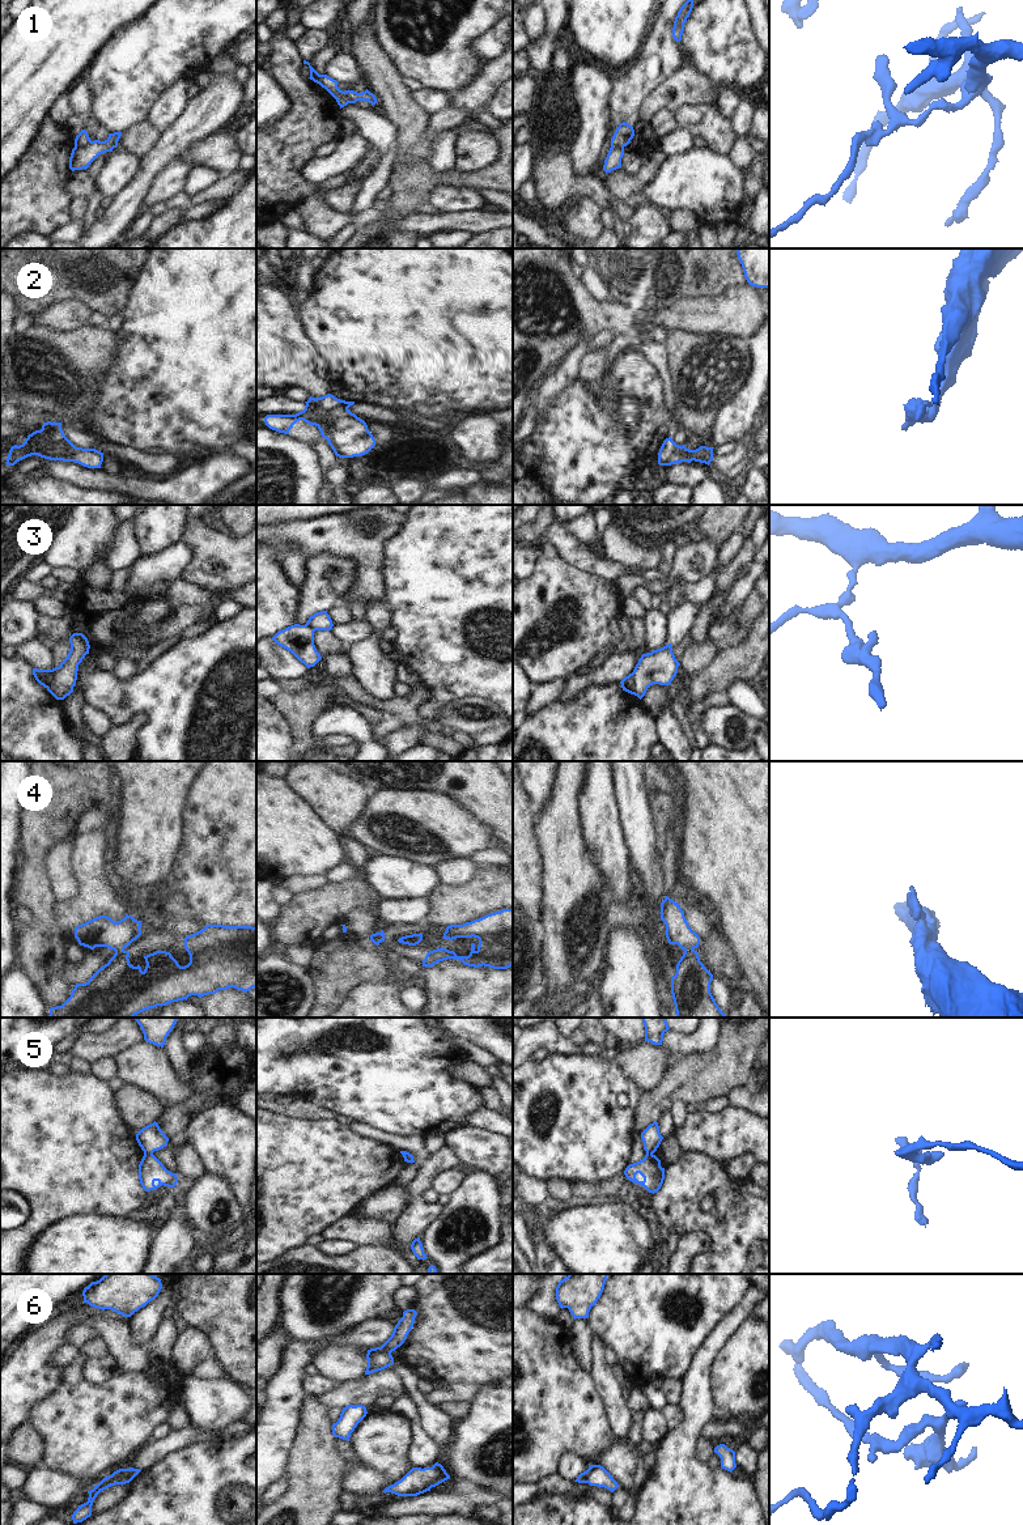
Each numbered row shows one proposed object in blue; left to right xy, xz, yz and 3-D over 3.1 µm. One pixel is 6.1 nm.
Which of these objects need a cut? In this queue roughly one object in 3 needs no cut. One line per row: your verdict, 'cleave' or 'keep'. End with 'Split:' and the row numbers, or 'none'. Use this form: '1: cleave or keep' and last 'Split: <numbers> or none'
1: cleave
2: cleave
3: cleave
4: cleave
5: cleave
6: cleave
Split: 1, 2, 3, 4, 5, 6

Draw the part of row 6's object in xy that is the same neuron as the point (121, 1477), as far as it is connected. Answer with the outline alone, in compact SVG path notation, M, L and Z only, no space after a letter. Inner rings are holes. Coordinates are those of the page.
M119 1469L114 1471L111 1475L103 1478L97 1486L94 1486L93 1490L88 1491L89 1494L88 1501L78 1505L78 1508L73 1512L72 1515L73 1524L82 1522L84 1520L92 1516L93 1501L101 1491L115 1484L126 1484L126 1483L130 1483L127 1469Z

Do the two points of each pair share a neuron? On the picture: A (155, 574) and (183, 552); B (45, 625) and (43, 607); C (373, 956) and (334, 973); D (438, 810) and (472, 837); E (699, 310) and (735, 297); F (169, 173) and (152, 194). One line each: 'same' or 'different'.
A: same
B: different
C: same
D: same
E: same
F: same

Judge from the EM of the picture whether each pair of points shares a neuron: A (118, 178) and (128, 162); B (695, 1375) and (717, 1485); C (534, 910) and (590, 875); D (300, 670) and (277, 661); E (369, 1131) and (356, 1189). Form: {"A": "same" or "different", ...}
{"A": "same", "B": "same", "C": "different", "D": "same", "E": "different"}

